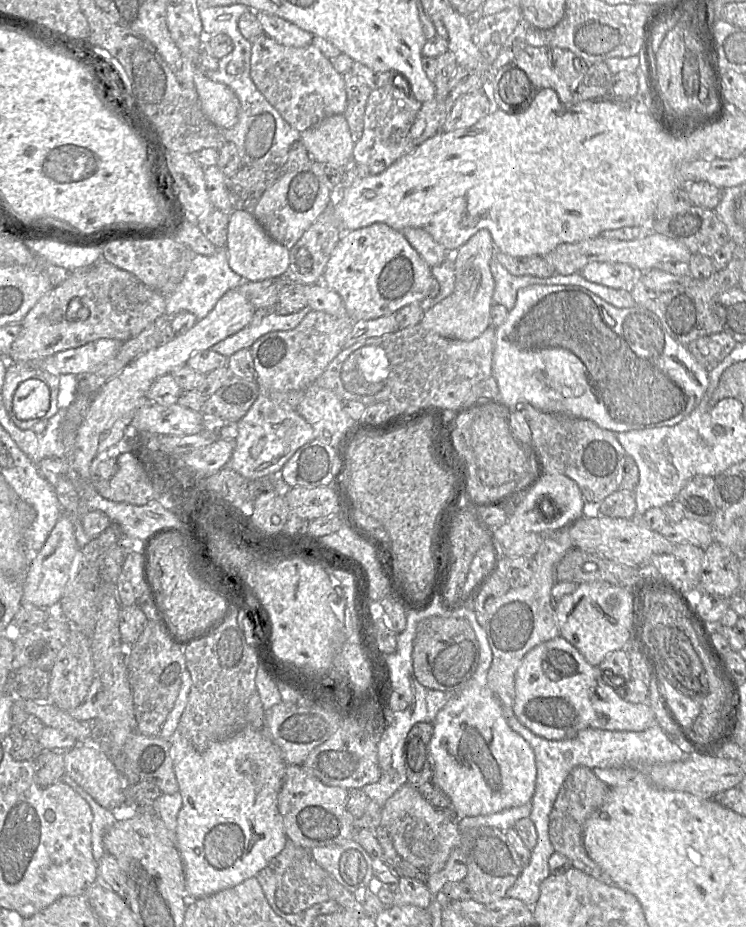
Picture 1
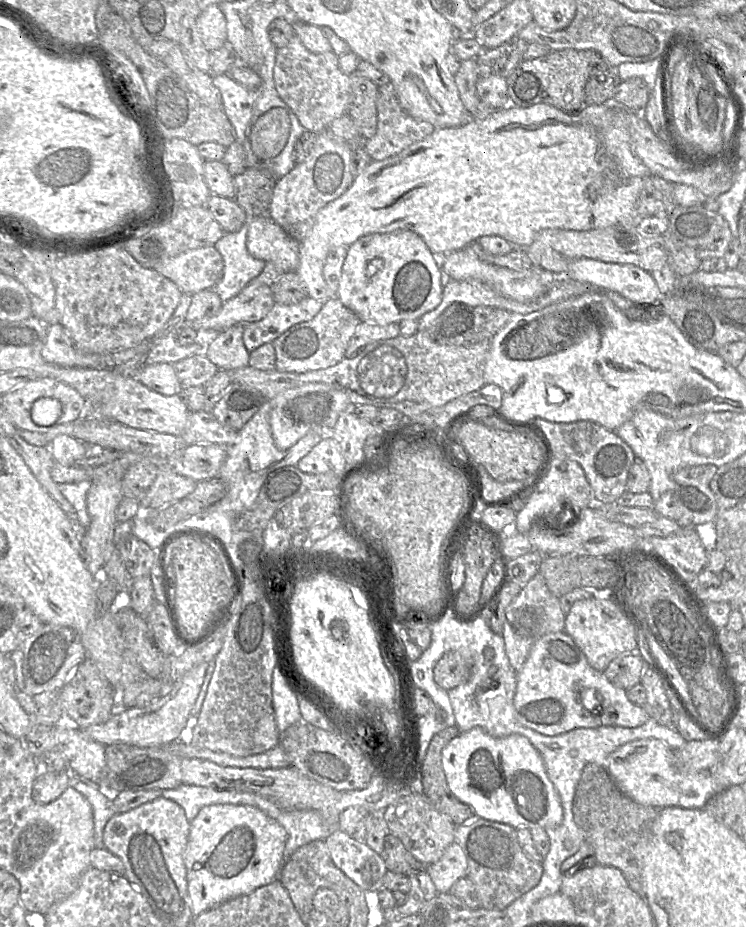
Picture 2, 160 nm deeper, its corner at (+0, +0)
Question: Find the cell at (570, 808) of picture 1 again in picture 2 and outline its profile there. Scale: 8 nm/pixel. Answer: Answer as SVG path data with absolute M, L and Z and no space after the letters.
M587 764L584 767L572 802L574 822L583 830L585 842L593 847L597 865L610 866L621 871L630 889L641 897L644 897L642 880L633 848L649 836L658 810L639 804L624 795L606 768L596 764Z

